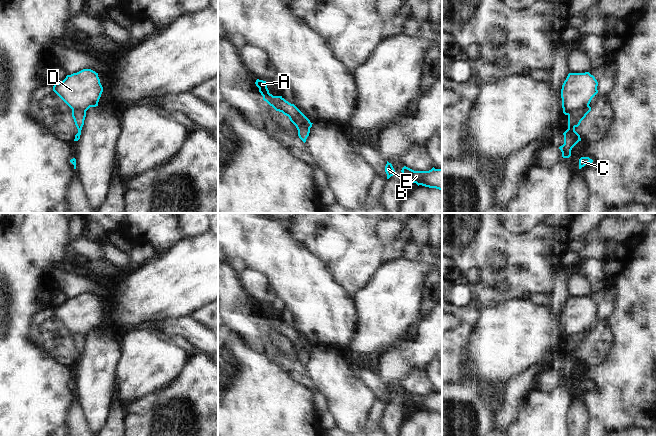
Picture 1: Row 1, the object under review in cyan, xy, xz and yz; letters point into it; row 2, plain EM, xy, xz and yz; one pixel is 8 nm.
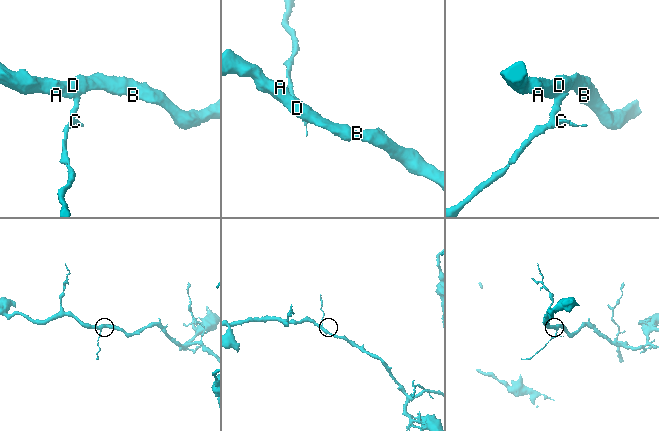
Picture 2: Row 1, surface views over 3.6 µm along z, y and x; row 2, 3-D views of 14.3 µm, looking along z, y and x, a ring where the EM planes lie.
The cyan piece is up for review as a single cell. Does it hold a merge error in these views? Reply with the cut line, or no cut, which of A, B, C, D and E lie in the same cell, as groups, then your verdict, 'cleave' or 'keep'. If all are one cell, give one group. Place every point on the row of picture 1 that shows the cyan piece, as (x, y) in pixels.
cut in yz along (588, 105), (573, 110), (568, 115); A B D E / C; cleave

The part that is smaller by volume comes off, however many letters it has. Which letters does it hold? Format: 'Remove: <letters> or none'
Remove: C

